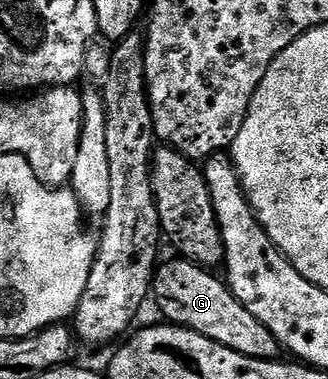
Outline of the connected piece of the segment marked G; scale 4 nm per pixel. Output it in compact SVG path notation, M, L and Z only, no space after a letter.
M186 260L167 262L158 267L152 279L152 295L166 321L189 327L241 355L254 359L274 359L281 347L272 333L231 294L222 279L215 279L210 269Z

